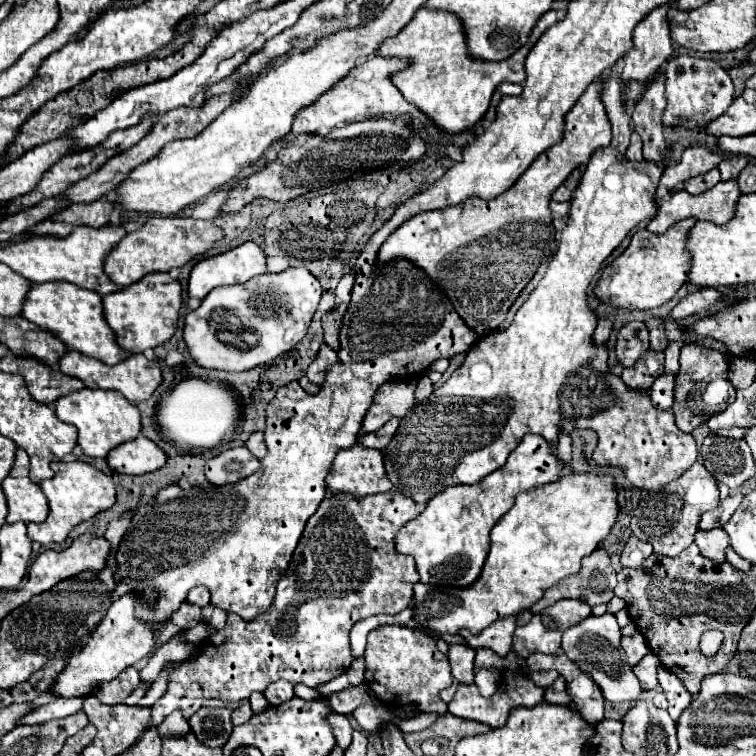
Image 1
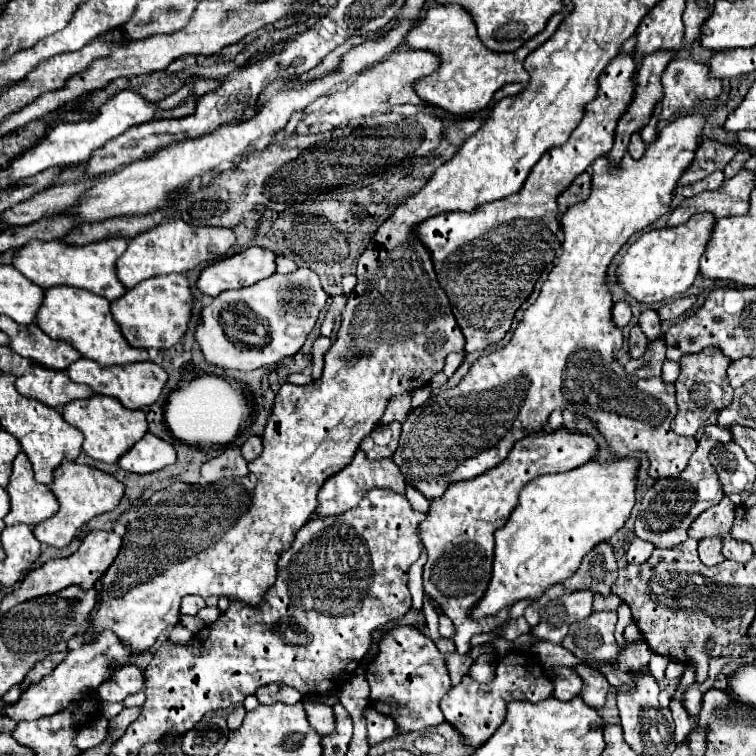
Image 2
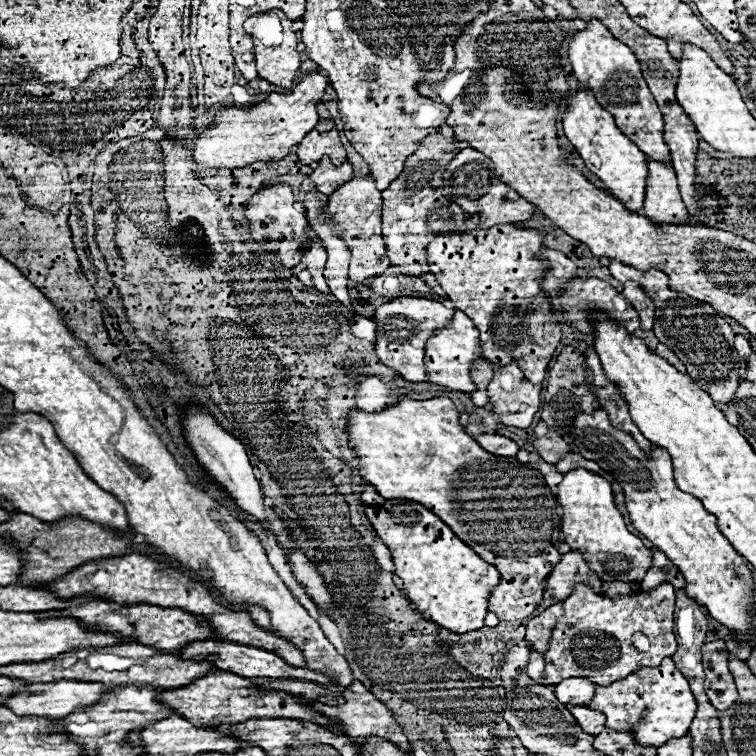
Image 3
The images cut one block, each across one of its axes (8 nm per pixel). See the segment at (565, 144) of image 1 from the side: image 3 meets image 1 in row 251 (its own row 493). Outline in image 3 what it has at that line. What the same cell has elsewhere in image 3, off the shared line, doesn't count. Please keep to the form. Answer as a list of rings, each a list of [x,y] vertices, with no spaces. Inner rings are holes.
[[[450,398],[400,400],[396,406],[374,414],[354,410],[350,414],[348,434],[354,442],[352,448],[360,458],[360,476],[372,484],[380,496],[388,500],[406,498],[422,504],[440,520],[444,520],[460,536],[460,540],[484,556],[484,560],[496,564],[502,578],[492,590],[488,602],[490,612],[494,612],[500,620],[516,622],[524,620],[538,608],[546,578],[552,572],[552,566],[556,566],[562,558],[558,552],[558,502],[538,470],[518,462],[516,458],[500,458],[486,452],[470,434],[464,432],[464,426],[460,424],[460,412]],[[508,492],[510,496],[516,496],[516,502],[508,502]]]

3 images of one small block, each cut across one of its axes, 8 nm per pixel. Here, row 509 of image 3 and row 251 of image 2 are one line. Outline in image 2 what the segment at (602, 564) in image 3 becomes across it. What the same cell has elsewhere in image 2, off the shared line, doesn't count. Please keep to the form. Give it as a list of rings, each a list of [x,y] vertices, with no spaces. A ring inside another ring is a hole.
[[[702,114],[684,116],[670,122],[658,134],[654,146],[646,148],[640,160],[624,154],[618,166],[612,164],[608,156],[600,156],[592,162],[592,192],[588,200],[570,206],[568,212],[562,216],[562,254],[550,270],[548,280],[542,284],[536,302],[528,310],[524,310],[524,318],[516,326],[510,342],[492,352],[490,356],[478,358],[470,366],[468,374],[460,380],[460,384],[456,384],[454,388],[442,388],[432,392],[428,402],[414,408],[406,416],[402,424],[400,444],[392,456],[392,462],[400,468],[408,486],[416,488],[428,500],[442,496],[448,484],[472,480],[502,464],[514,442],[522,440],[532,432],[540,432],[548,422],[552,410],[566,410],[574,402],[582,402],[582,418],[594,422],[598,432],[604,434],[612,456],[626,458],[632,452],[646,454],[650,462],[648,476],[654,480],[678,476],[686,468],[690,456],[696,450],[696,440],[678,436],[670,428],[670,422],[678,410],[674,398],[674,384],[664,384],[662,378],[640,380],[628,376],[614,358],[614,344],[622,344],[622,332],[612,322],[612,296],[604,284],[604,278],[608,264],[612,262],[614,254],[628,242],[628,238],[668,212],[676,180],[690,166],[692,156],[698,148],[702,126]]]

